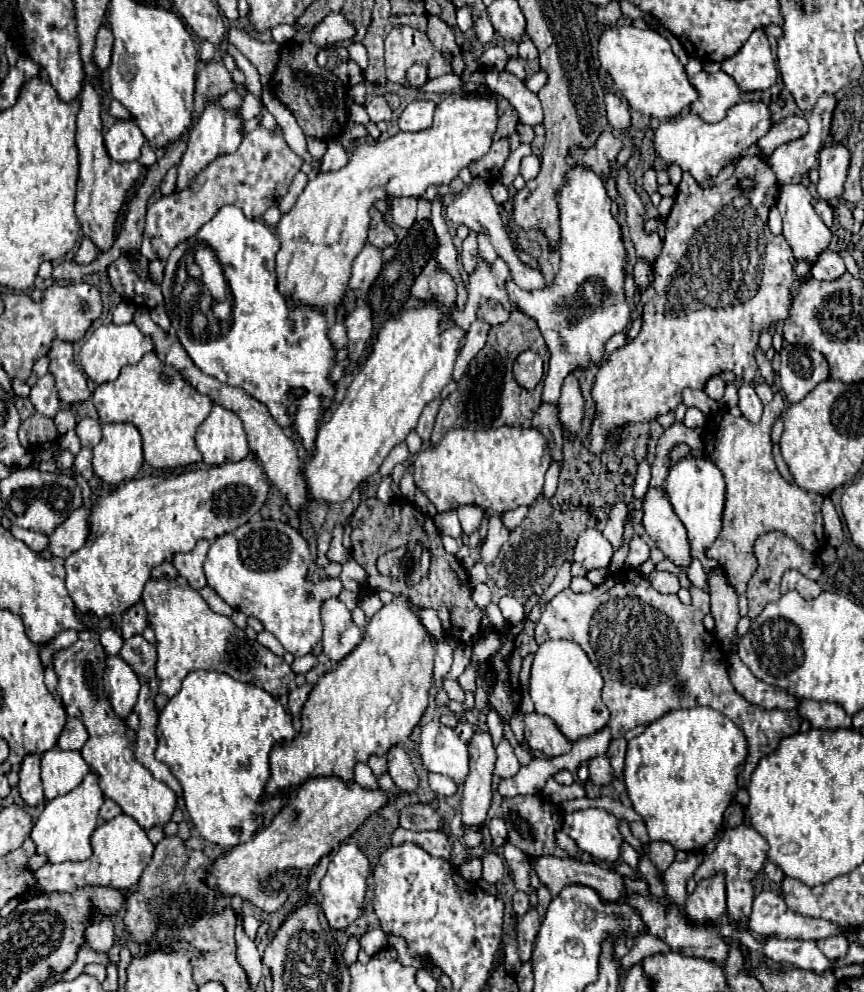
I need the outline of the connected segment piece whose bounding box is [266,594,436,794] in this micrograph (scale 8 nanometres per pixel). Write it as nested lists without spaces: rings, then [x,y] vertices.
[[[394,596],[394,600],[384,604],[368,622],[362,642],[344,660],[340,660],[334,670],[326,672],[318,680],[304,704],[300,734],[290,742],[276,744],[270,752],[272,776],[266,784],[266,794],[300,786],[304,780],[316,776],[338,776],[344,782],[350,782],[354,778],[352,768],[356,762],[366,762],[372,754],[384,756],[388,748],[408,740],[428,706],[428,690],[432,688],[432,668],[436,656],[436,644],[430,640],[418,610],[420,608],[414,606],[408,596]]]

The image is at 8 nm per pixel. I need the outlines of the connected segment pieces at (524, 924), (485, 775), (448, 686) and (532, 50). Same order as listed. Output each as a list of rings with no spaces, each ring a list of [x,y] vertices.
[[[530,908],[522,918],[518,918],[518,924],[516,924],[516,928],[518,928],[518,952],[520,952],[522,962],[530,962],[534,940],[538,936],[542,922],[544,922],[544,916],[536,908]]]
[[[476,732],[468,742],[470,774],[462,790],[462,822],[482,828],[492,800],[492,772],[496,764],[496,748],[488,732]]]
[[[446,678],[442,688],[446,690],[446,694],[448,694],[448,698],[450,698],[450,700],[458,700],[458,702],[462,702],[462,700],[464,700],[464,690],[460,688],[460,684],[458,684],[458,680],[456,680],[456,678]]]
[[[524,38],[520,44],[520,58],[522,60],[526,60],[526,62],[532,62],[536,56],[538,56],[538,50],[536,50],[536,46],[528,40],[528,38]]]

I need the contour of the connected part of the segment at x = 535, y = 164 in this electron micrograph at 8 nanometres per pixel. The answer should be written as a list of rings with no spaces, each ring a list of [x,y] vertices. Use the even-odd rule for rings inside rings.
[[[530,154],[530,156],[524,156],[522,158],[522,164],[520,164],[520,174],[524,180],[532,180],[536,178],[540,172],[540,158],[536,154]]]

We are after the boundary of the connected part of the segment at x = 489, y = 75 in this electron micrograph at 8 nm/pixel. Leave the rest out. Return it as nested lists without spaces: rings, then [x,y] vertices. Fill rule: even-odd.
[[[474,72],[470,82],[484,84],[496,94],[502,94],[518,112],[522,124],[536,126],[542,122],[542,106],[534,92],[530,92],[520,78],[510,72]]]

